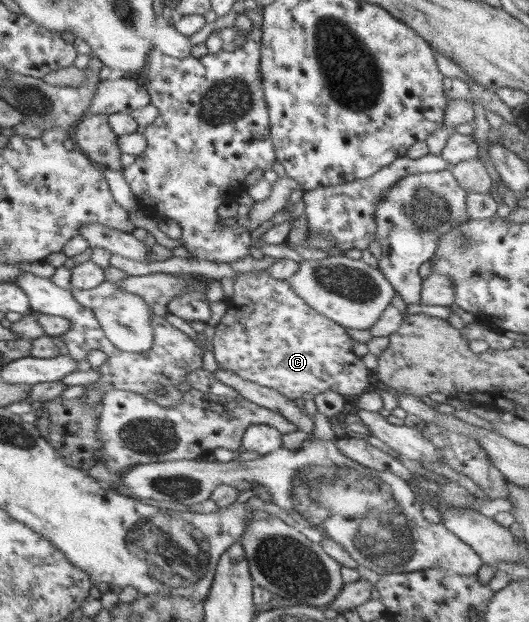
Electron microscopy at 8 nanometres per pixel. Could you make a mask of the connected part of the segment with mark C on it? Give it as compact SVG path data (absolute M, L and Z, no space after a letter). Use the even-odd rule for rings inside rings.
M249 271L242 273L234 281L234 294L232 297L225 299L228 310L226 310L226 314L220 323L215 326L216 334L214 334L214 338L212 338L212 346L214 347L213 353L214 358L218 364L218 368L220 370L228 370L228 372L232 372L232 374L236 374L236 376L242 380L246 380L246 382L252 382L254 384L258 384L260 386L264 386L284 395L284 397L292 399L293 401L296 398L302 398L304 400L312 400L320 393L328 392L336 392L338 394L342 394L345 396L356 396L361 395L363 392L367 392L371 389L370 382L372 380L371 374L366 366L362 363L360 357L356 356L352 351L352 346L355 341L348 336L346 330L340 326L340 324L333 322L330 318L319 314L314 310L314 307L308 306L302 298L298 297L297 294L291 289L289 282L286 280L276 279L266 271Z

